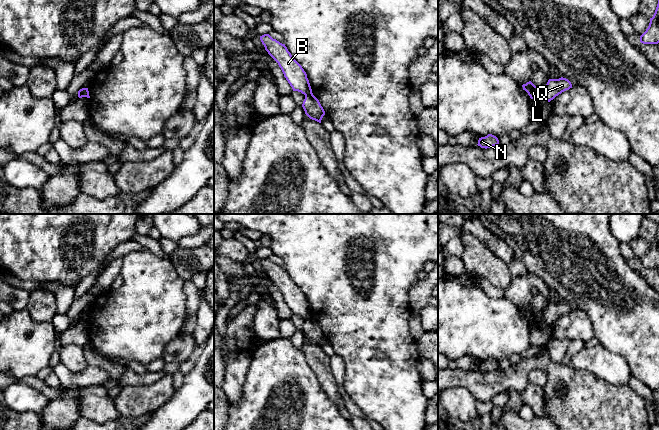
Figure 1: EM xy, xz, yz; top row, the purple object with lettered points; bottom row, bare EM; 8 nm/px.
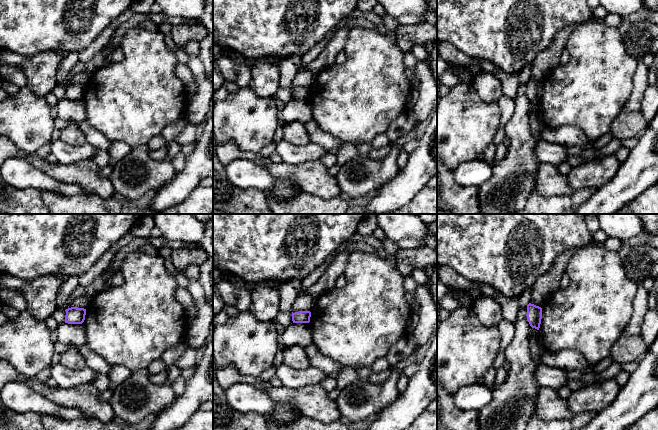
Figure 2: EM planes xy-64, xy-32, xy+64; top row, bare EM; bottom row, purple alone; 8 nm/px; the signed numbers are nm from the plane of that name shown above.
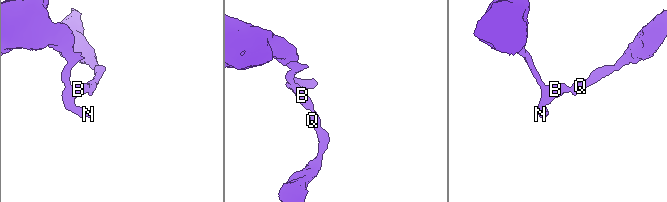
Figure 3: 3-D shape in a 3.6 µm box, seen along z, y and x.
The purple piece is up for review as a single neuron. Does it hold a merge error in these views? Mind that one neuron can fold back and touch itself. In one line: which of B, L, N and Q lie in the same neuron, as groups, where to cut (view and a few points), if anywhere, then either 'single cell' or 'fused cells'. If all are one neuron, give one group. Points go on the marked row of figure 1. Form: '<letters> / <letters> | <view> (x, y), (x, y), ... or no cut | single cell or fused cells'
B L N / Q | yz (541, 88), (542, 96) | fused cells

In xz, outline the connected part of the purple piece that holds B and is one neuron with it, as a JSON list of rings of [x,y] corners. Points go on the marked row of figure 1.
[[[269,34],[260,36],[260,40],[268,54],[278,63],[293,91],[304,95],[312,93],[306,72],[292,57],[285,44],[273,39]]]

